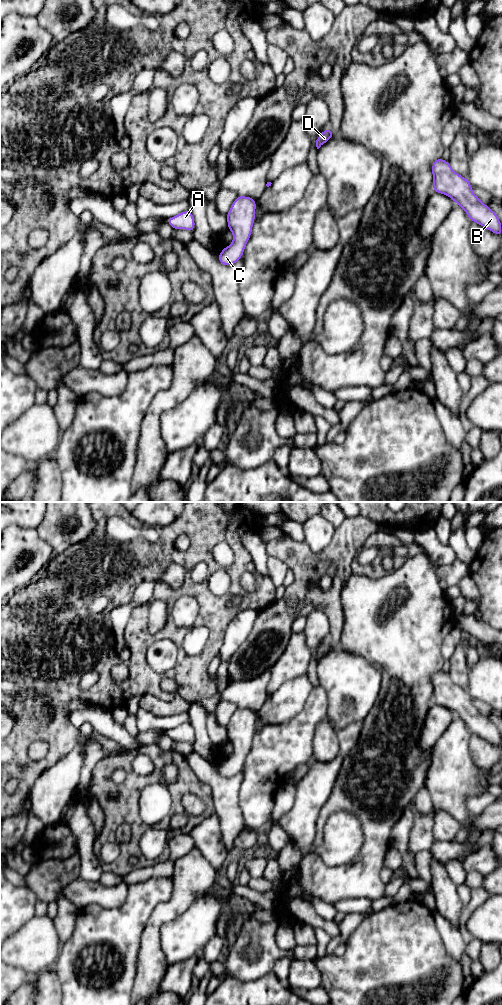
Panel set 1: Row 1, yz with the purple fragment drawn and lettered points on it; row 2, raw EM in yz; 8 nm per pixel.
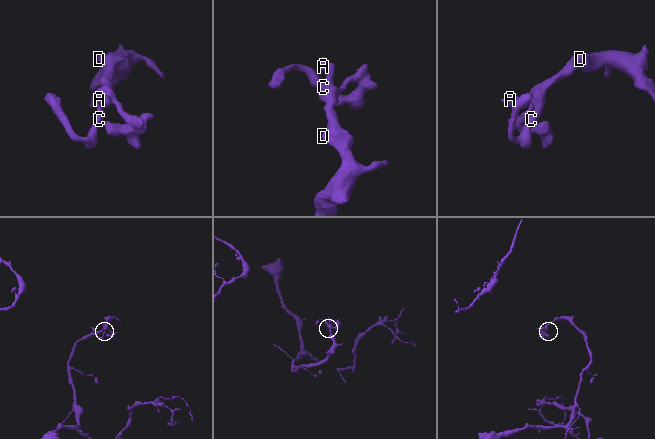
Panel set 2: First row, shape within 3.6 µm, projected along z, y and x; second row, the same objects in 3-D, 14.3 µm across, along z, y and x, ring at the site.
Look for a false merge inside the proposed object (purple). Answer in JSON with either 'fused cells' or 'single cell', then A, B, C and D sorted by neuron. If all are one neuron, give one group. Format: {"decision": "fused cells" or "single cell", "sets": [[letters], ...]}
{"decision": "single cell", "sets": [["A", "B", "C", "D"]]}

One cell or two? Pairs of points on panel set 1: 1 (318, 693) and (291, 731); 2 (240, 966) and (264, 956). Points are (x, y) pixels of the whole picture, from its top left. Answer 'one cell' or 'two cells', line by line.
1: one cell
2: one cell

